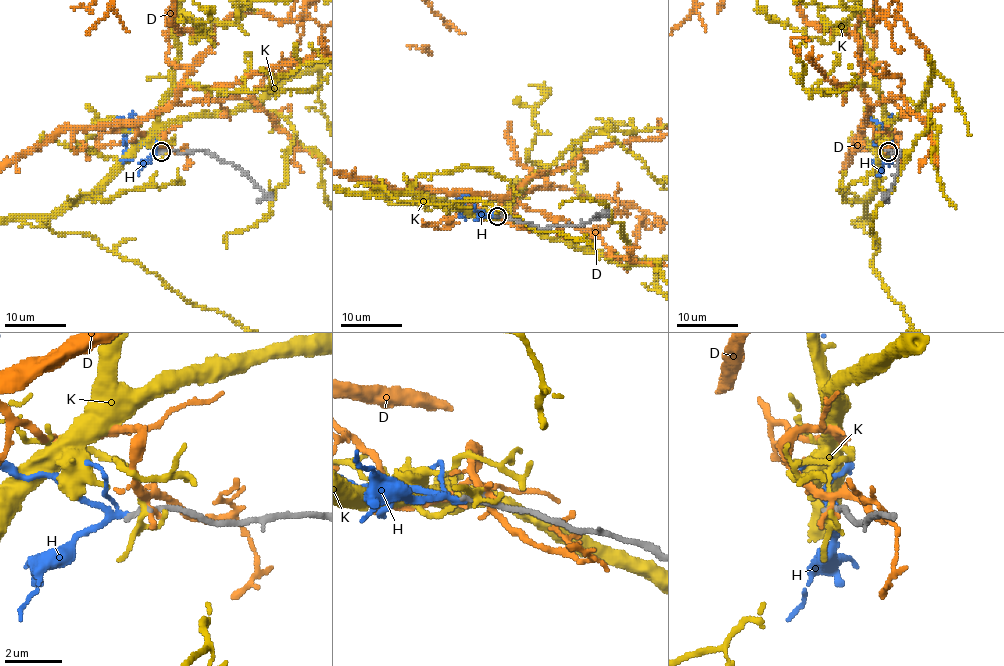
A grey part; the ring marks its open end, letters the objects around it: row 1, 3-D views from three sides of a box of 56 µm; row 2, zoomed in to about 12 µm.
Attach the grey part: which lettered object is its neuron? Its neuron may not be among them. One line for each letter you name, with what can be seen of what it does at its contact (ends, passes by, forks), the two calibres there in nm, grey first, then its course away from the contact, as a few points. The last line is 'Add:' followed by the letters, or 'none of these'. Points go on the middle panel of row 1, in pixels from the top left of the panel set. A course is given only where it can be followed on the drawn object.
H: It forks there. Thickness 240 nm (grey) against 140 nm
Add: H

